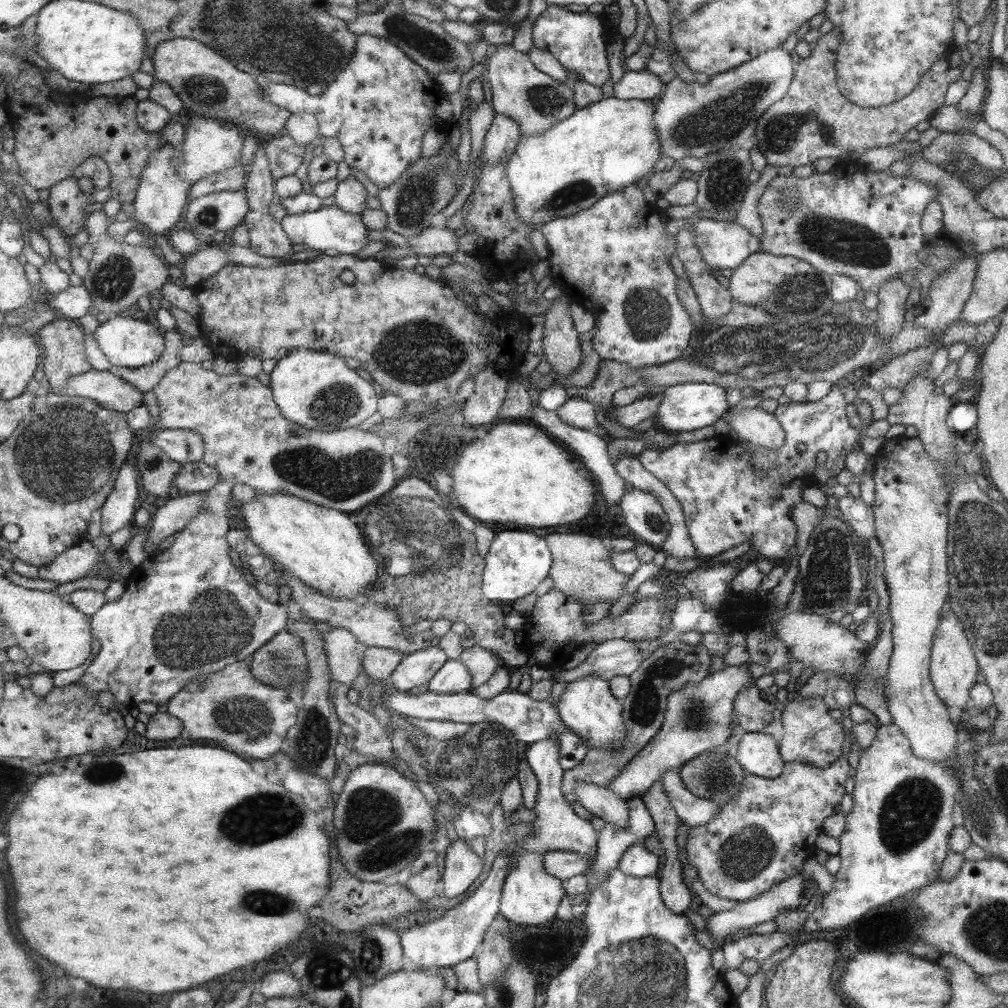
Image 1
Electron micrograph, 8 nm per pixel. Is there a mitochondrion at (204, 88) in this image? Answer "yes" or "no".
yes

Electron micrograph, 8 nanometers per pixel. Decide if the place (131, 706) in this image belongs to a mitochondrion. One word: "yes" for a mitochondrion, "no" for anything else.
no

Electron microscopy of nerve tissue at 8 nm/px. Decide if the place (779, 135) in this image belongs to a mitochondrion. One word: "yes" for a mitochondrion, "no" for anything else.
yes

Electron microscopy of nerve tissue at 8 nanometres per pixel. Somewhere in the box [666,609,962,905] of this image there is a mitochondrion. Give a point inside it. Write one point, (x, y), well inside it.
(909, 813)

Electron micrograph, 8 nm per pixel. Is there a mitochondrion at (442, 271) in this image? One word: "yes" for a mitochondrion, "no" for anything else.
no

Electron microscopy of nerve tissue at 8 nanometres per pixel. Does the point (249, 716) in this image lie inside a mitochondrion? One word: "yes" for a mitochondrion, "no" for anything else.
yes

